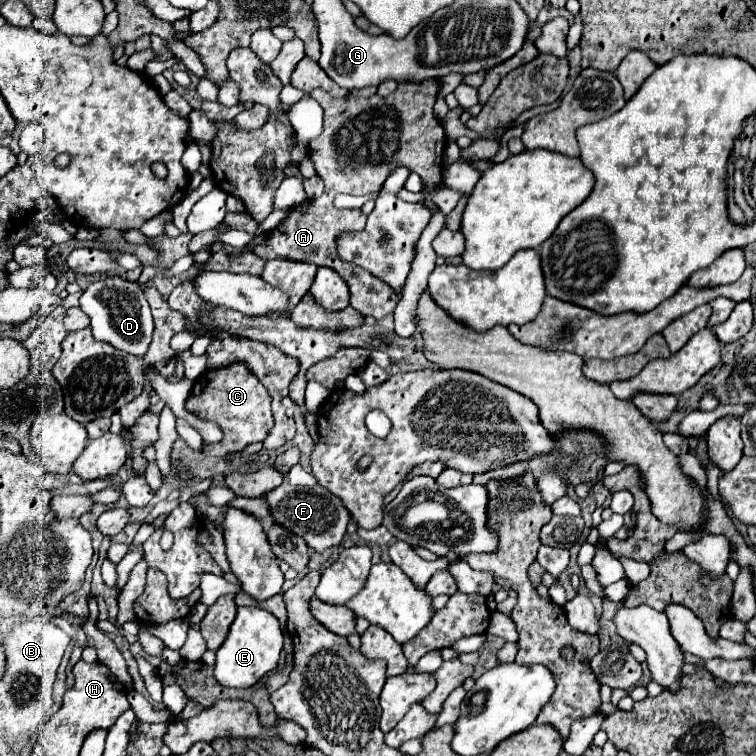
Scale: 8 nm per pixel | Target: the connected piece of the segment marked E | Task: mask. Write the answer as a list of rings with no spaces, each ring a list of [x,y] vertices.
[[[240,606],[226,640],[216,650],[216,664],[214,664],[216,682],[228,688],[254,686],[262,676],[270,674],[278,666],[282,644],[284,644],[284,638],[282,638],[282,630],[276,616],[260,608]]]

